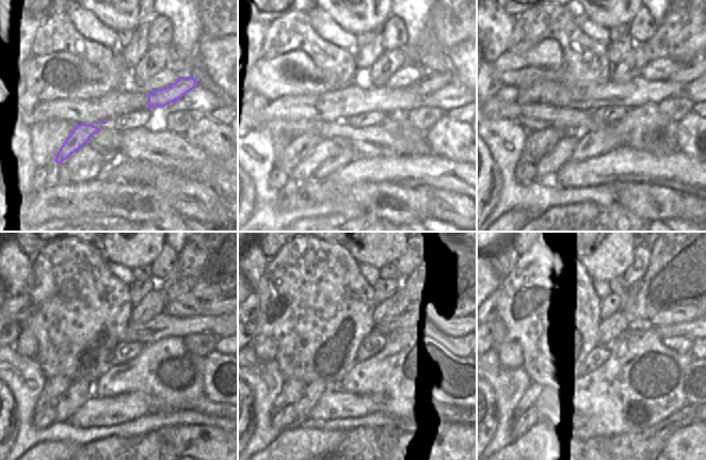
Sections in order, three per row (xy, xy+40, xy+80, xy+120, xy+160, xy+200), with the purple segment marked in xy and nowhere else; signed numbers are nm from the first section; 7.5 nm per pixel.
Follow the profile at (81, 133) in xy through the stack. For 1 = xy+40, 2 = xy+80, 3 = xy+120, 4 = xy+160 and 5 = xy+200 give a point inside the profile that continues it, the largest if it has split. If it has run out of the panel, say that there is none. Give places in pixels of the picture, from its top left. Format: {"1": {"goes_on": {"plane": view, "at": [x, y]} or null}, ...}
{"1": {"goes_on": {"plane": "xy+40", "at": [300, 146]}}, "2": {"goes_on": {"plane": "xy+80", "at": [539, 143]}}, "3": {"goes_on": {"plane": "xy+120", "at": [55, 386]}}, "4": {"goes_on": {"plane": "xy+160", "at": [292, 390]}}, "5": {"goes_on": {"plane": "xy+200", "at": [531, 395]}}}

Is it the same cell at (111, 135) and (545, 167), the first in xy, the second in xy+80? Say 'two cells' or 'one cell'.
one cell

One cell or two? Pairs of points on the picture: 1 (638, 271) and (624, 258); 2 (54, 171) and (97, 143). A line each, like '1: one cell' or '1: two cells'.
1: two cells
2: one cell

